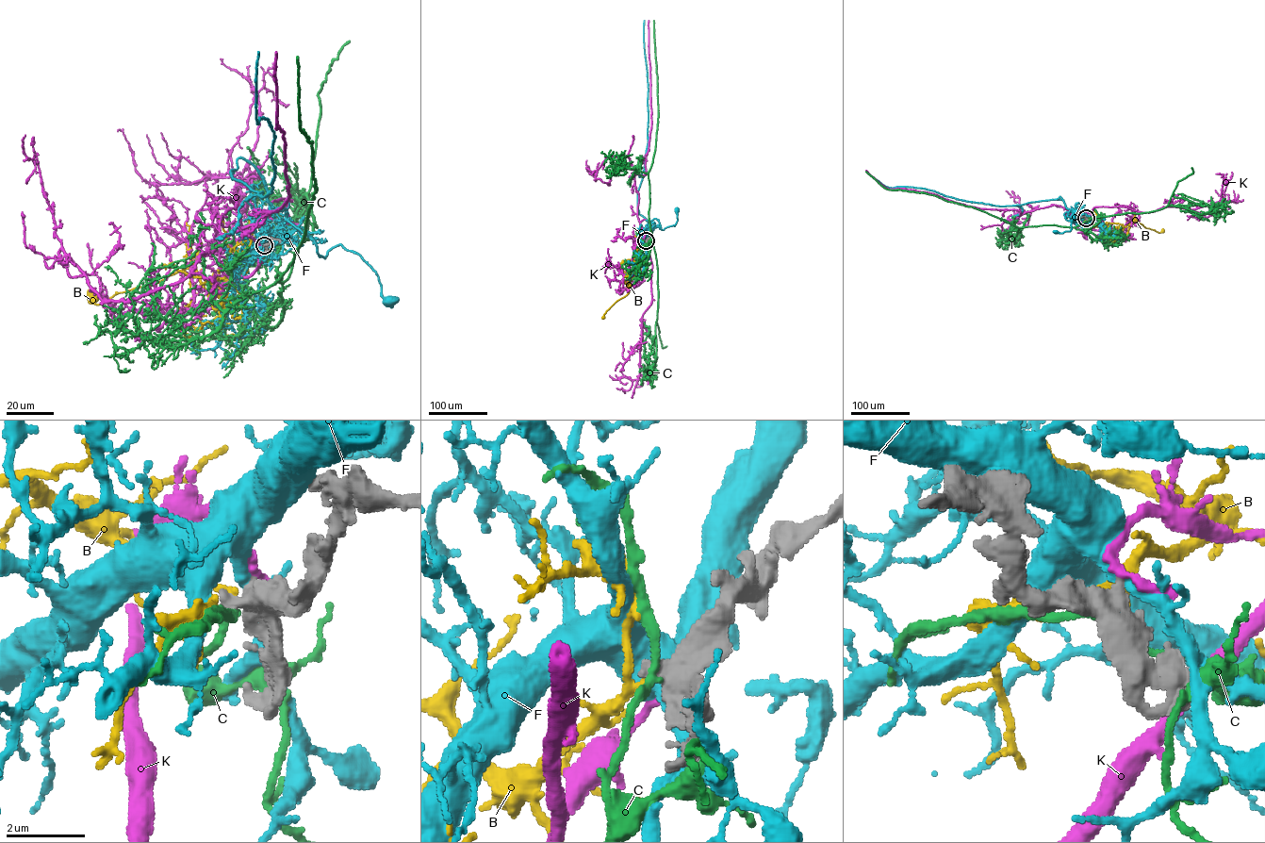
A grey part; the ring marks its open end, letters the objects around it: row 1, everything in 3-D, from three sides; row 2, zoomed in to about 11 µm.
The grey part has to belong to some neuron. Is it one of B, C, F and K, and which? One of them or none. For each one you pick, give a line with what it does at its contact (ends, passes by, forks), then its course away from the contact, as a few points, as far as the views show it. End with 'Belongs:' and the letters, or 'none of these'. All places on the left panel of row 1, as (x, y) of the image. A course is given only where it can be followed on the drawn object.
Belongs: none of these

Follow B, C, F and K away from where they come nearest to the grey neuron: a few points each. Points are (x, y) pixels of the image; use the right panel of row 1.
B: (1086, 218), (1100, 228), (1116, 232), (1135, 221), (1146, 228), (1162, 231)
C: (1086, 218), (1103, 224), (1108, 236), (1101, 238), (1055, 224), (1018, 227), (933, 195), (886, 189), (866, 171)
F: (1086, 218), (1076, 211), (1066, 212), (1064, 215), (1066, 220), (1075, 218), (1072, 221), (1071, 229), (1056, 232)
K: (1086, 217), (1082, 223), (1056, 205), (1020, 215), (1016, 209), (979, 208), (929, 192), (887, 189), (866, 170)

